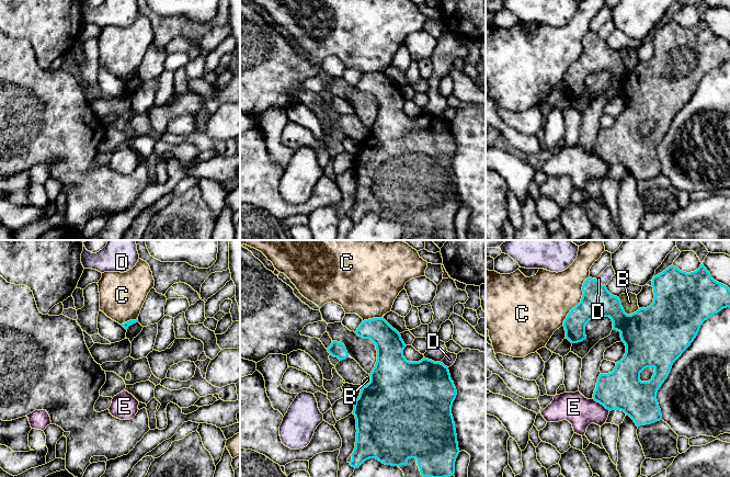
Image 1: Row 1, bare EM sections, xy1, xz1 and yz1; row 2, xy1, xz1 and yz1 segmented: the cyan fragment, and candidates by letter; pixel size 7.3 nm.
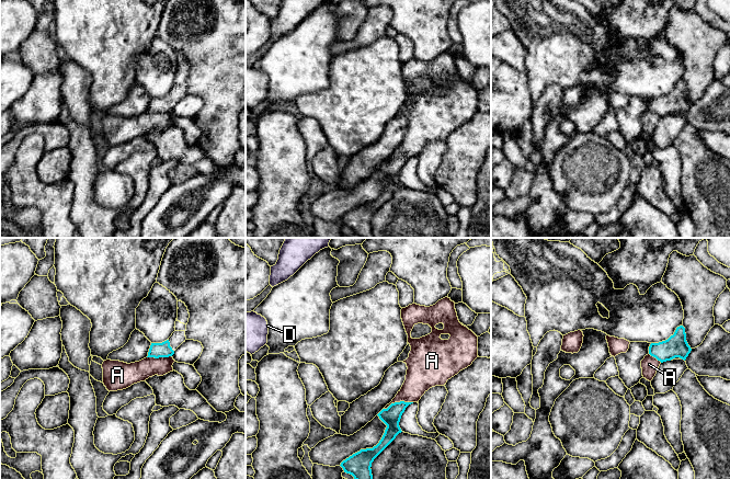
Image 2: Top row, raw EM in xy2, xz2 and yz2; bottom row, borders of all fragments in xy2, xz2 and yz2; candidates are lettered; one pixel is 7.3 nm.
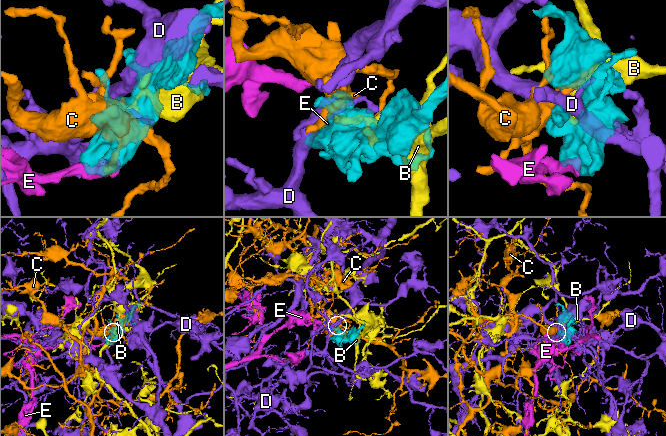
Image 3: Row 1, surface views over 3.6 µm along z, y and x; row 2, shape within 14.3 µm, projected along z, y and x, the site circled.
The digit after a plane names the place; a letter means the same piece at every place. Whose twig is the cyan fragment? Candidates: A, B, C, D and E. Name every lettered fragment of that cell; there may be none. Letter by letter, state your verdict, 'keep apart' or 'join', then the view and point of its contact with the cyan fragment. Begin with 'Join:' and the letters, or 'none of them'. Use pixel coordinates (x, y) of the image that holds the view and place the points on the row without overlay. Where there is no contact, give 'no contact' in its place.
Join: none of them
A: keep apart | xz2 (398, 157)
B: keep apart | yz1 (624, 66)
C: keep apart | yz1 (581, 55)
D: keep apart | yz1 (600, 37)
E: keep apart | yz1 (601, 158)

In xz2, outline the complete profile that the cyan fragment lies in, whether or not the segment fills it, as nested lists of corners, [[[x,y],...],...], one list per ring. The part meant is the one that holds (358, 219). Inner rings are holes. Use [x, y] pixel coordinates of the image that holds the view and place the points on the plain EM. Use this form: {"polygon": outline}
{"polygon": [[[395,157],[383,163],[377,170],[387,180],[379,197],[373,203],[361,204],[341,217],[344,227],[362,238],[374,238],[372,217],[401,187],[399,176],[406,162],[413,157]]]}

